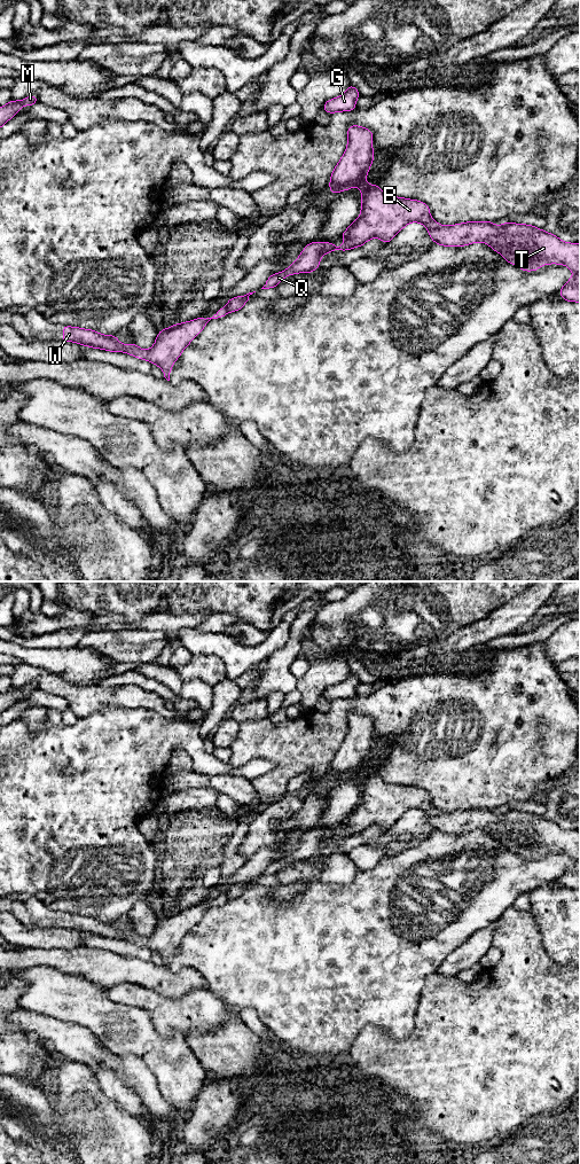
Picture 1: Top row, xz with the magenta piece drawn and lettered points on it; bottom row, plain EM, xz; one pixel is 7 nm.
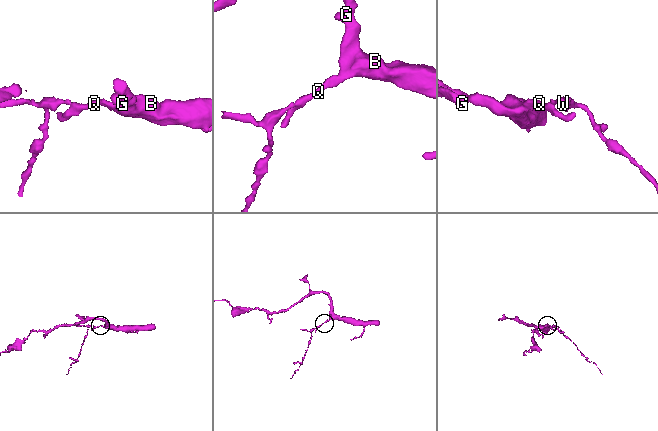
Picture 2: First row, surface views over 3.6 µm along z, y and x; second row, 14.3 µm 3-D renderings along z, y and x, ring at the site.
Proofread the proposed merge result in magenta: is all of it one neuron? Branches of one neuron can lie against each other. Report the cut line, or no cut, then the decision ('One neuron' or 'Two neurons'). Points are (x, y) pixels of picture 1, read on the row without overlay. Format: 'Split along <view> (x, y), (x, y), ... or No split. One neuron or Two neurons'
Split along xz (226, 892), (228, 898). Two neurons

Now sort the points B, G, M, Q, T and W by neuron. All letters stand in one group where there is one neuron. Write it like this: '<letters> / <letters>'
B G M Q T / W

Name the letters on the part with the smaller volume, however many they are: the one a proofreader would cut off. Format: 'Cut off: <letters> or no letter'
Cut off: W

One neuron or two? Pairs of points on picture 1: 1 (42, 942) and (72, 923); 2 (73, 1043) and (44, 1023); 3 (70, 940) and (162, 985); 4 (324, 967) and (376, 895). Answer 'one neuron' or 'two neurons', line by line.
1: two neurons
2: one neuron
3: two neurons
4: one neuron

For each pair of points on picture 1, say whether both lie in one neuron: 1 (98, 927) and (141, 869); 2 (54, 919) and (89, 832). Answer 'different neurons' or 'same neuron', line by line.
1: different neurons
2: different neurons

